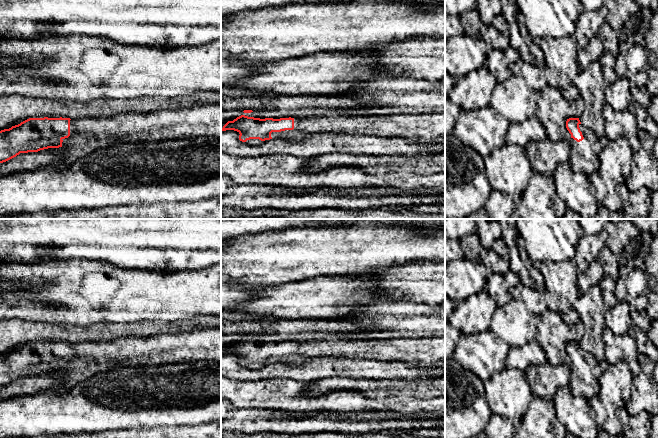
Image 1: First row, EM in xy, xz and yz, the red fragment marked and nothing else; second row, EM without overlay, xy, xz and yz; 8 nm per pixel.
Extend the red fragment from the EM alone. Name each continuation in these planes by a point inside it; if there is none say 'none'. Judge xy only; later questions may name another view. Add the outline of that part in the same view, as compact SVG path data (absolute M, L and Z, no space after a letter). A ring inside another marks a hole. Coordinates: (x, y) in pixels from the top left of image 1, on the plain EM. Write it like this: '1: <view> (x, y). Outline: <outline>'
1: xy (94, 357). Outline: M221 328L71 343L70 360L62 366L62 385L50 390L69 390L91 376L113 368L192 361L221 363Z

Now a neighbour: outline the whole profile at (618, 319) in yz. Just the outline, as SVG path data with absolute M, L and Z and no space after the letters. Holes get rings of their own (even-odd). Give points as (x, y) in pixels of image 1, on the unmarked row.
M618 301L612 308L607 309L603 319L615 335L626 334L633 324L631 307L626 302Z

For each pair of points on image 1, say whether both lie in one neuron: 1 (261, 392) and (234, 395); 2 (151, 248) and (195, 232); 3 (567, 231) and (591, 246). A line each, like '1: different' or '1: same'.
1: same
2: same
3: different

